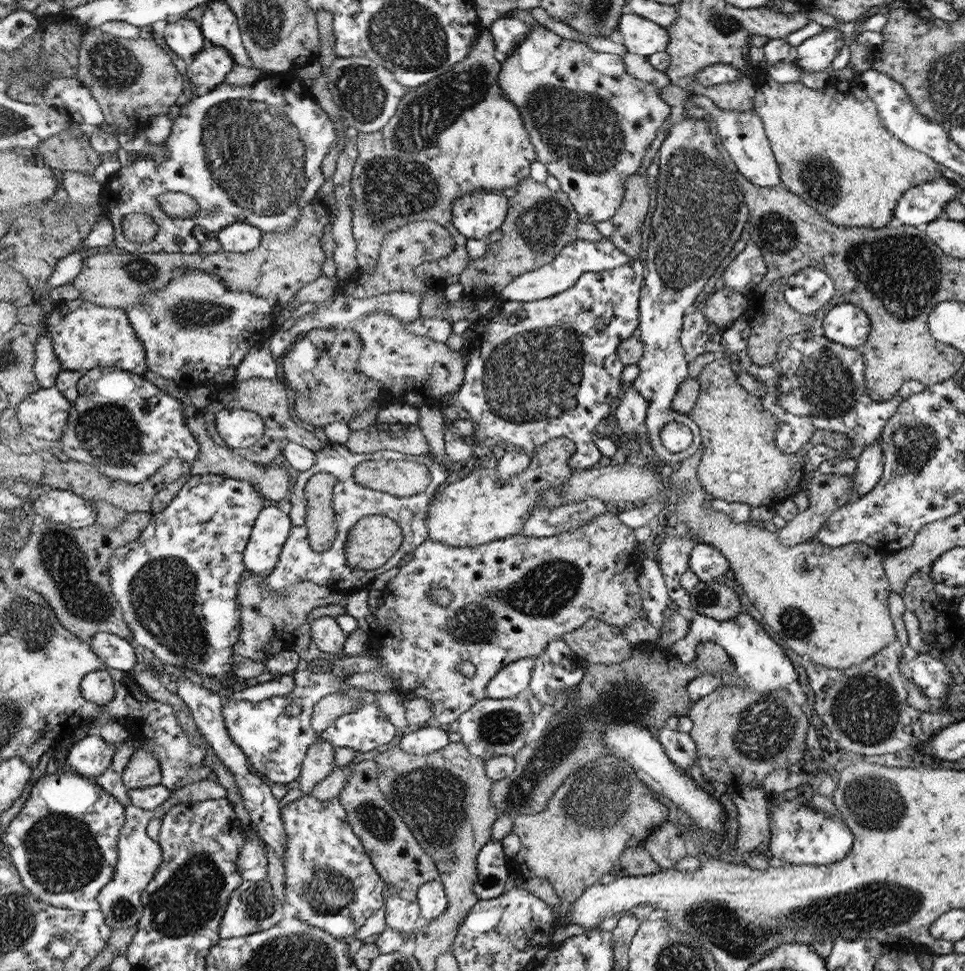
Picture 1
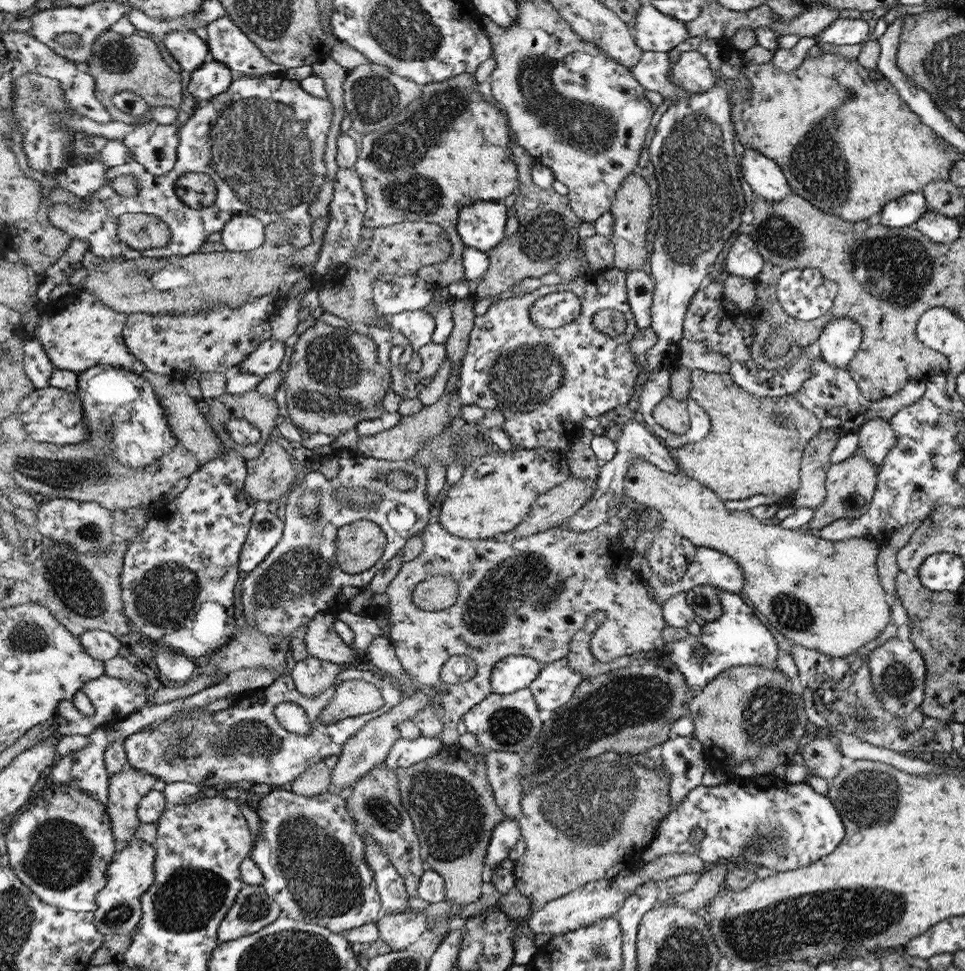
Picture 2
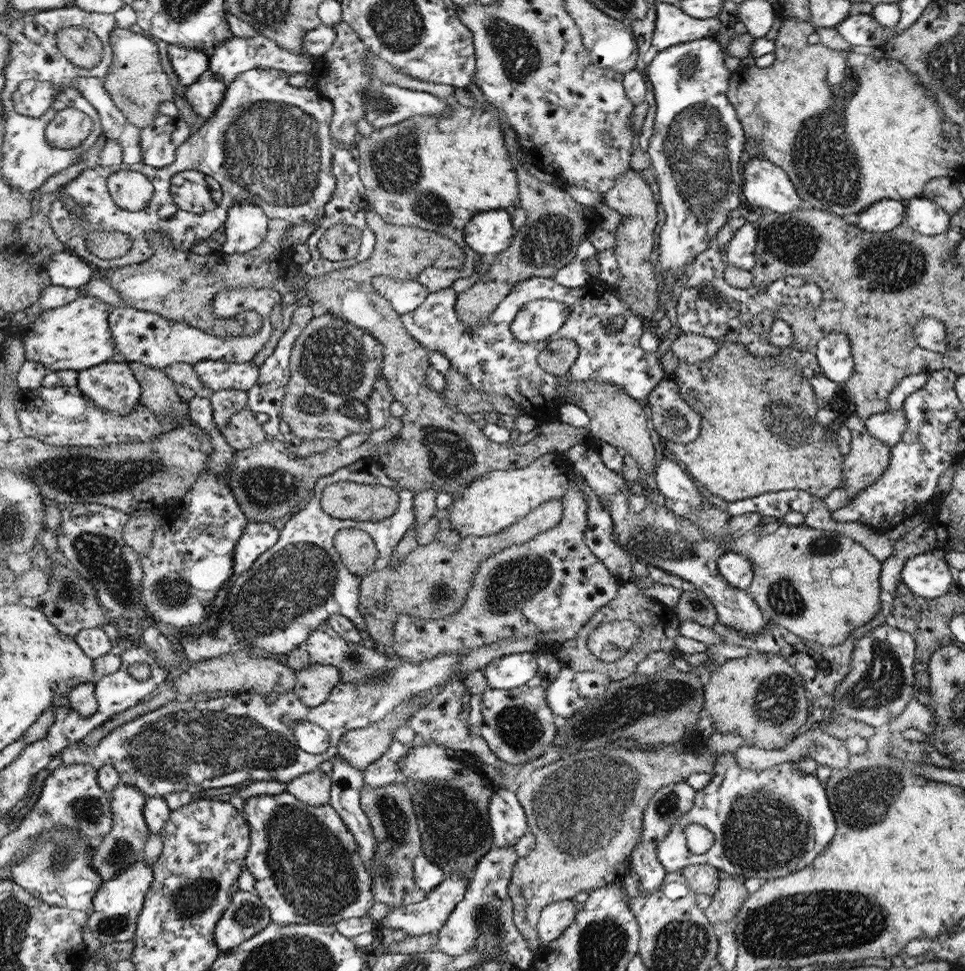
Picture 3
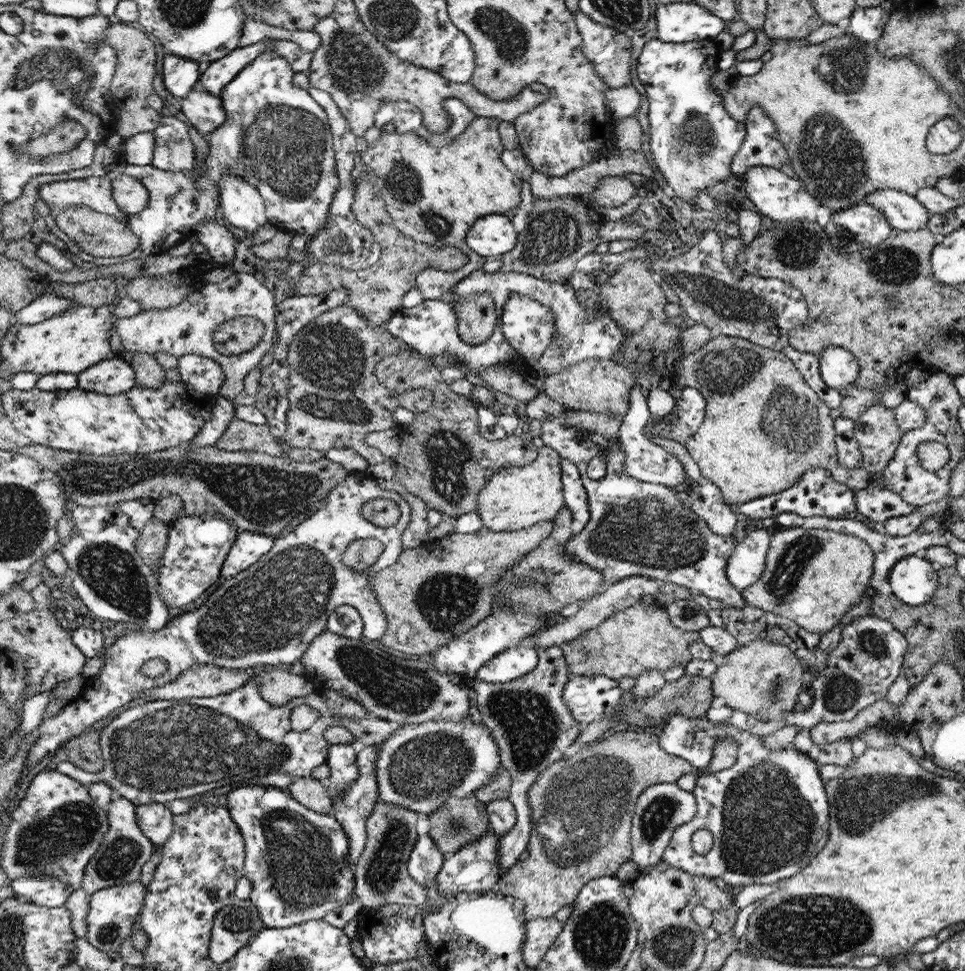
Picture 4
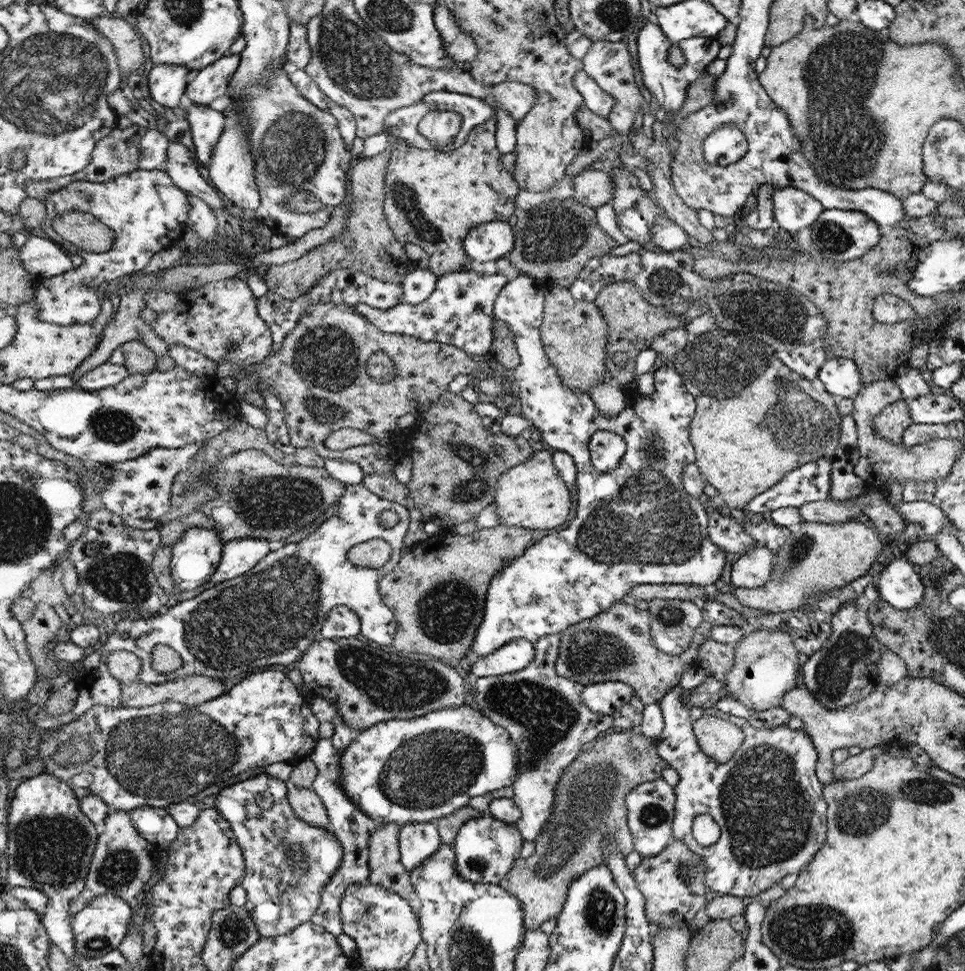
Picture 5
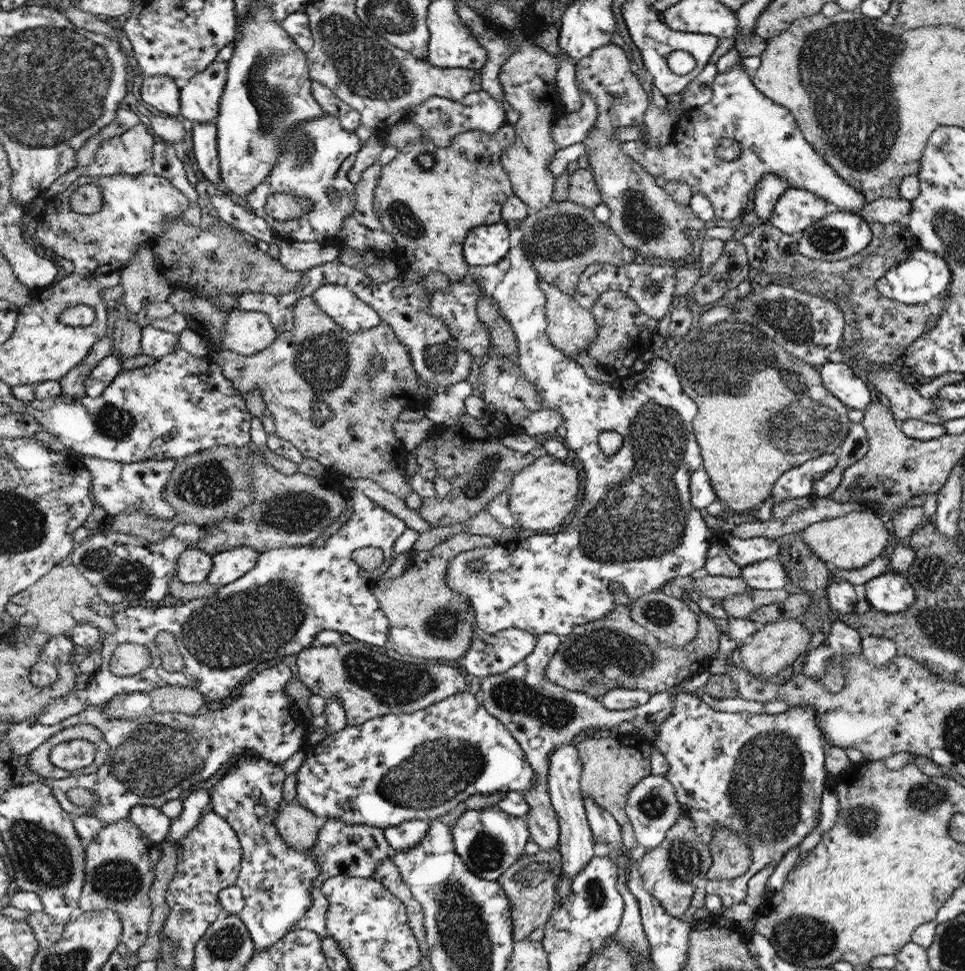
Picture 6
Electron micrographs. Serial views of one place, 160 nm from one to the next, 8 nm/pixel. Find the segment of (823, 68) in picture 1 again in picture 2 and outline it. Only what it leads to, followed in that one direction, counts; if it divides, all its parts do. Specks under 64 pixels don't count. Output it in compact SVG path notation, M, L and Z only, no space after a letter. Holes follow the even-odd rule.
M868 17L857 19L836 19L830 27L825 28L816 42L828 42L834 46L848 46L848 44L860 44L872 38L870 35Z

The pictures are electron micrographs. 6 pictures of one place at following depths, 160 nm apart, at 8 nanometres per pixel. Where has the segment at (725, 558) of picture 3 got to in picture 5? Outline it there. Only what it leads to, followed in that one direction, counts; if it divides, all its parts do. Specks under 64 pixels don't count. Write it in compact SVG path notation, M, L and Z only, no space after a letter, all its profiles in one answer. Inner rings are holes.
M758 544L734 562L730 574L735 588L759 588L770 581L774 554L768 547Z

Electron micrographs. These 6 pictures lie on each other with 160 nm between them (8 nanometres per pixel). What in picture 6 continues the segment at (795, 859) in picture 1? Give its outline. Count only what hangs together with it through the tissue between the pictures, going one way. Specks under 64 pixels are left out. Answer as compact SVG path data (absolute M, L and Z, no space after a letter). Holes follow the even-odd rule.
M684 691L672 695L672 702L673 714L660 725L660 732L658 733L658 739L654 748L658 749L665 756L669 764L669 771L665 777L676 789L675 793L678 797L678 802L681 804L681 809L683 810L682 816L693 822L692 824L694 824L694 828L696 828L696 836L705 844L708 844L711 837L714 836L714 830L718 830L718 828L728 828L728 830L732 830L732 832L737 832L738 837L752 849L752 862L749 869L744 874L741 874L738 878L704 881L706 894L716 894L716 896L720 896L720 900L722 900L721 906L723 906L723 908L730 908L731 906L742 903L743 900L747 898L750 880L754 878L756 874L766 867L776 868L777 864L785 855L785 852L788 852L788 849L796 845L800 846L804 838L810 836L810 832L815 830L816 826L818 826L822 790L824 790L824 780L826 780L826 770L824 770L824 746L826 746L827 737L824 736L823 729L819 727L816 714L817 710L810 705L798 704L796 708L792 707L785 712L775 715L769 713L753 715L749 714L748 711L734 713L722 712L714 710L704 703L698 693L690 694L684 693Z

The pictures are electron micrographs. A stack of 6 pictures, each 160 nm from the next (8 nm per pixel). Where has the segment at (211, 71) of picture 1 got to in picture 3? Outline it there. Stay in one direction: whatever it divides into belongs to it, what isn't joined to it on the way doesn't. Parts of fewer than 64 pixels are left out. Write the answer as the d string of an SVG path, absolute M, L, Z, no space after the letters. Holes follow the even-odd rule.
M212 74L206 80L200 78L195 84L190 85L185 95L192 110L208 120L223 103L226 92L227 86L220 81L219 74Z

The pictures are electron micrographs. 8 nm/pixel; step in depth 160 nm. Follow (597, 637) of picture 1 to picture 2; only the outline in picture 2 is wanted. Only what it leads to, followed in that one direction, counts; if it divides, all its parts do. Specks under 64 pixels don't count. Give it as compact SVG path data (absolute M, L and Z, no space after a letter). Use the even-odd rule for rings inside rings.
M596 611L587 620L587 625L580 629L571 640L571 650L570 654L566 656L567 660L570 660L571 668L574 668L576 672L582 673L584 678L606 674L607 672L624 668L630 664L628 655L603 663L596 660L591 653L590 645L592 635L595 634L596 630L598 630L606 620L606 613Z

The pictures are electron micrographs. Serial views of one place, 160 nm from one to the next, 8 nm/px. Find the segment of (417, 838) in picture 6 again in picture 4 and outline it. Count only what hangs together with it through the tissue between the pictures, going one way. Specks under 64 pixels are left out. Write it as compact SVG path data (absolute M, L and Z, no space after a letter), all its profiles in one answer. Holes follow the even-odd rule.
M429 834L419 836L407 864L409 872L421 885L436 880L443 861L446 860L438 850Z

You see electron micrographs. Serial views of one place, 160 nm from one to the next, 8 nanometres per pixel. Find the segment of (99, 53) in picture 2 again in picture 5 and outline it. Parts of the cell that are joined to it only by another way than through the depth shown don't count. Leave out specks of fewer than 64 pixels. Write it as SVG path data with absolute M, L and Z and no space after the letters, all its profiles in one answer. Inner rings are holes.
M102 16L92 19L95 25L115 44L119 55L119 64L128 83L131 74L146 64L144 36L126 18Z

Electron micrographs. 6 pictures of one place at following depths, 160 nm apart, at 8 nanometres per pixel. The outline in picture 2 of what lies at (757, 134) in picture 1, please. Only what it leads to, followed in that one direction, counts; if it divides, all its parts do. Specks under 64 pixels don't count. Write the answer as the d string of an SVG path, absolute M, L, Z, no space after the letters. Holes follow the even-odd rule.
M644 51L639 65L631 72L635 74L640 85L647 86L649 91L660 93L664 99L668 98L672 102L688 100L692 94L672 83L669 76L666 76L669 68L669 52ZM741 149L741 153L744 192L748 192L748 200L753 200L756 194L768 202L778 203L796 193L783 169L771 157L756 149Z

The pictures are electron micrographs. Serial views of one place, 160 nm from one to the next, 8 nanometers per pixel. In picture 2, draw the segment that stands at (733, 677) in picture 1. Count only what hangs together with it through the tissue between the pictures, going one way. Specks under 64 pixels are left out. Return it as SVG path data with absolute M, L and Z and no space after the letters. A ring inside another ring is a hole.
M722 592L719 596L723 605L723 615L713 622L707 622L700 628L701 635L689 634L686 638L666 643L666 652L670 660L679 668L679 671L687 679L687 684L696 693L702 691L720 674L732 667L744 665L763 666L769 669L776 668L776 636L760 615L753 609L752 604L742 598L741 594ZM701 644L707 648L707 655L696 657L693 655L693 647Z

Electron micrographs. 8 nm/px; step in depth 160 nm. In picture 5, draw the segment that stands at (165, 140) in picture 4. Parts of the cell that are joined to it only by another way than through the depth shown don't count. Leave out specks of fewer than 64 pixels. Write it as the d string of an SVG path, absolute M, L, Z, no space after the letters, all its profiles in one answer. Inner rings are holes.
M172 142L166 171L168 171L177 185L184 191L191 192L200 200L206 202L213 210L225 209L224 202L218 191L200 175L197 163L194 162L192 150L178 142Z

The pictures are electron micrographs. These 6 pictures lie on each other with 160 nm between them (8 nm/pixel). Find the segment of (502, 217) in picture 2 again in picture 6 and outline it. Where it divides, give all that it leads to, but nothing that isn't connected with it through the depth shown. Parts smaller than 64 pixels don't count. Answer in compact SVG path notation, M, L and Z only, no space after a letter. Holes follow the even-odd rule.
M504 222L473 228L467 235L463 252L472 266L488 266L500 262L510 250L508 228Z

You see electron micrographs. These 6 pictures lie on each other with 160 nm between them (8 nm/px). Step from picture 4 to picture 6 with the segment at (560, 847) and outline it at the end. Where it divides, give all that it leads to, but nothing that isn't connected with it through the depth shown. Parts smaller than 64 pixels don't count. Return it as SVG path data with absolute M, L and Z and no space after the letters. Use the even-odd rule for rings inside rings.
M638 732L624 736L607 737L594 736L592 740L585 738L578 744L578 752L582 765L579 778L582 794L592 797L598 805L611 812L623 832L623 844L626 849L638 846L638 838L631 824L631 819L626 813L627 796L632 787L651 774L650 753L654 744L649 736ZM558 844L550 850L540 849L536 854L523 854L511 867L500 876L498 883L504 888L509 898L512 919L514 919L514 939L524 940L540 924L544 925L551 918L559 902L559 878L563 875L562 852Z

